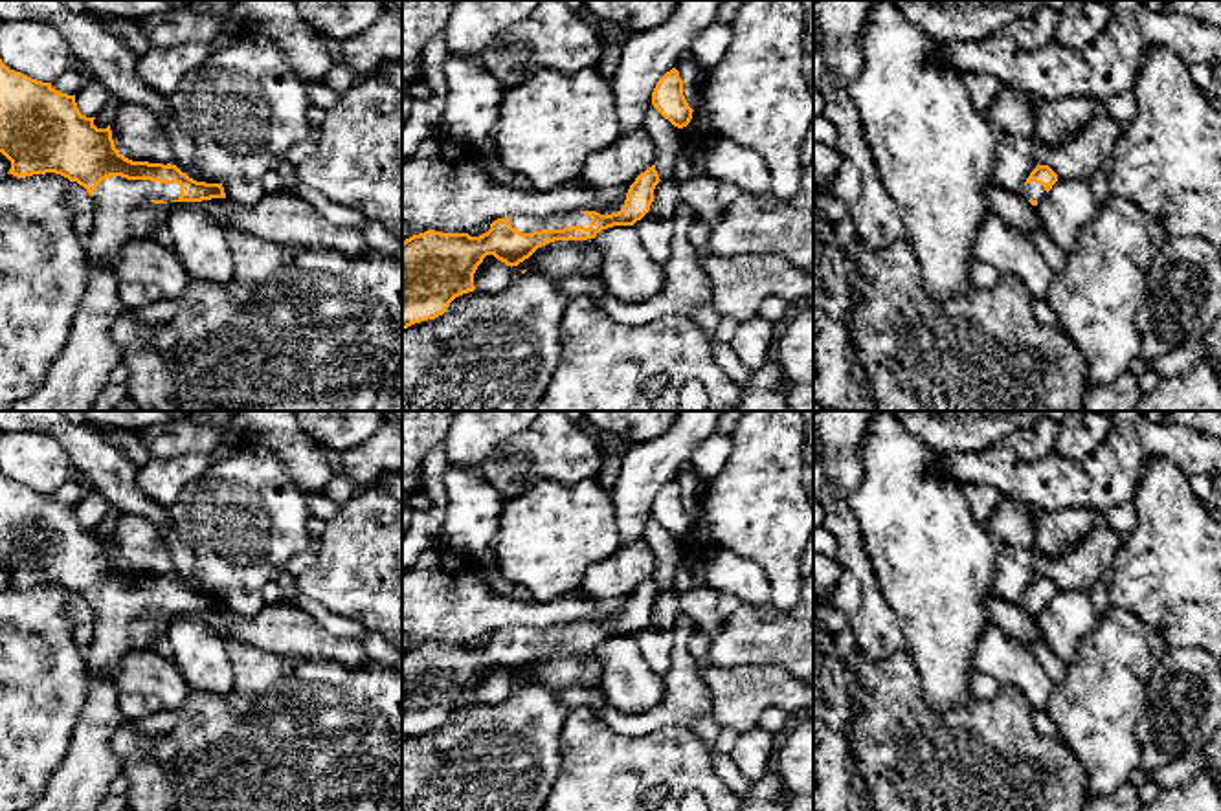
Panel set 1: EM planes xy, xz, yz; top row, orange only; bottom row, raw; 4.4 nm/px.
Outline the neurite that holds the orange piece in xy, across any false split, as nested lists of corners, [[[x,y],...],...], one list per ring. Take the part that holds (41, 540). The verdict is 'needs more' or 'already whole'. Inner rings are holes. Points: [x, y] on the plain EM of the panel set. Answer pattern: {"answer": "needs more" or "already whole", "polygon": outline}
{"answer": "needs more", "polygon": [[[0,470],[0,563],[11,572],[7,585],[22,589],[55,583],[83,596],[94,613],[94,640],[84,650],[90,686],[68,754],[50,776],[42,796],[22,811],[95,811],[110,793],[114,778],[121,774],[121,761],[110,741],[125,717],[119,710],[119,692],[105,670],[130,651],[129,624],[136,617],[226,609],[222,594],[196,593],[171,574],[125,569],[114,556],[110,536],[97,539],[94,530],[79,523],[75,506],[9,481]]]}

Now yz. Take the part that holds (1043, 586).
{"answer": "needs more", "polygon": [[[1039,576],[1030,583],[1025,593],[1025,598],[1019,602],[1032,617],[1052,600],[1058,593],[1058,585],[1048,576]]]}

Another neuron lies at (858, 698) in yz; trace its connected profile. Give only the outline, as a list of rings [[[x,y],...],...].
[[[850,677],[850,721],[846,725],[846,739],[852,741],[852,727],[857,723],[863,706],[868,703],[868,695],[859,688],[857,681]]]

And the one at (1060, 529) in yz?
[[[1087,508],[1041,510],[1037,516],[1037,556],[1058,558],[1081,541],[1098,525],[1098,514]]]

